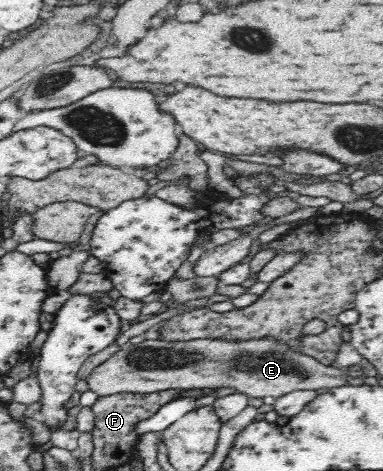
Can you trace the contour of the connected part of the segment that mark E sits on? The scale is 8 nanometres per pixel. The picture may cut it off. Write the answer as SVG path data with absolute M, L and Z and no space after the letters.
M272 338L229 342L227 340L189 340L161 342L143 340L138 344L127 341L86 377L89 390L98 396L122 392L160 393L169 389L204 389L232 386L253 398L279 398L297 390L332 389L347 384L340 366L321 364L315 358L293 352L286 344Z

